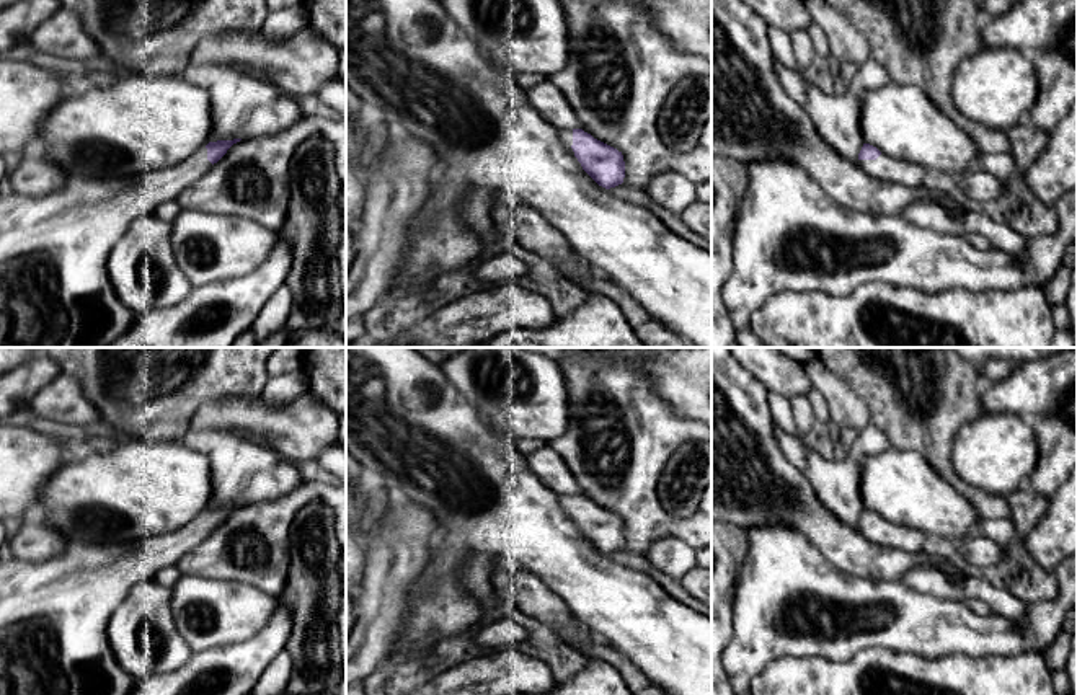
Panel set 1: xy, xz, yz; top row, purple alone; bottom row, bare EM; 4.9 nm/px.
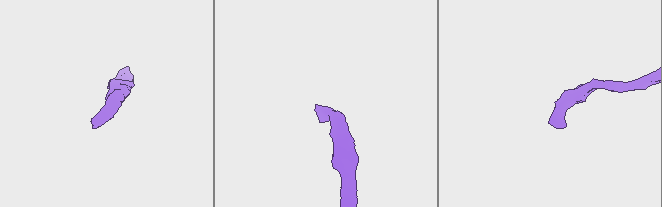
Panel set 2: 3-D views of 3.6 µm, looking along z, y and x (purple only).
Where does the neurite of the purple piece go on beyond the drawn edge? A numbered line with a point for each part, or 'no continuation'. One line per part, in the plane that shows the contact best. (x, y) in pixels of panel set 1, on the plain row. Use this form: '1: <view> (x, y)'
1: xz (567, 501)

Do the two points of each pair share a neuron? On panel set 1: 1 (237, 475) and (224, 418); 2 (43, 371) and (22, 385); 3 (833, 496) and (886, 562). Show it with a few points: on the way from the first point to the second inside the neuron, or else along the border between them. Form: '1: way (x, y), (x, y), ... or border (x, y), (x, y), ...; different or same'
1: border (191, 429), (232, 428), (261, 441); different
2: way (38, 371), (26, 380); same
3: border (823, 506), (844, 522), (857, 526); different

